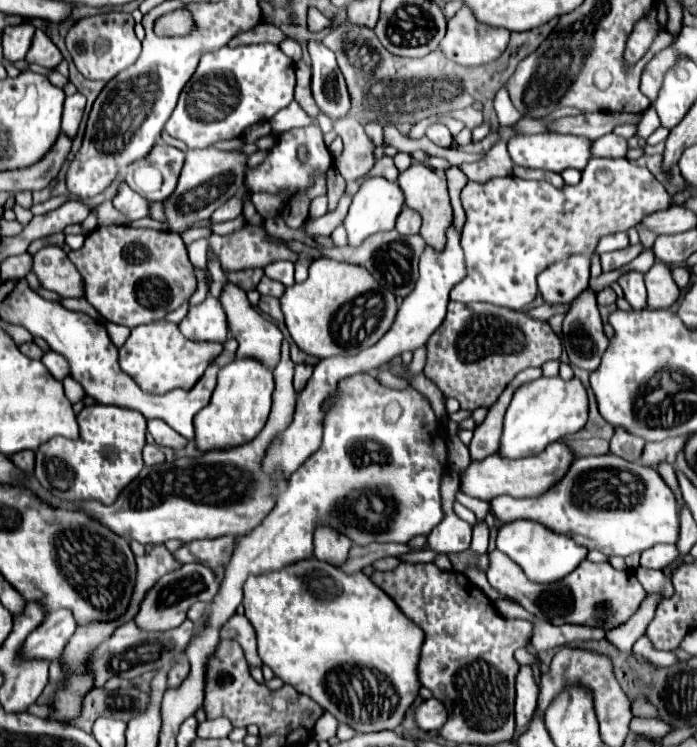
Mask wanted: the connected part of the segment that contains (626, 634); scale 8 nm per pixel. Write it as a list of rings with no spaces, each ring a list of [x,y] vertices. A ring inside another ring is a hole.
[[[648,594],[646,602],[642,602],[640,610],[634,612],[634,616],[630,618],[630,622],[618,626],[616,630],[610,630],[606,634],[606,638],[620,650],[624,652],[630,652],[632,650],[632,644],[646,632],[646,626],[650,624],[650,618],[654,618],[654,610],[656,610],[656,604],[658,604],[658,598],[662,598],[662,594]]]

